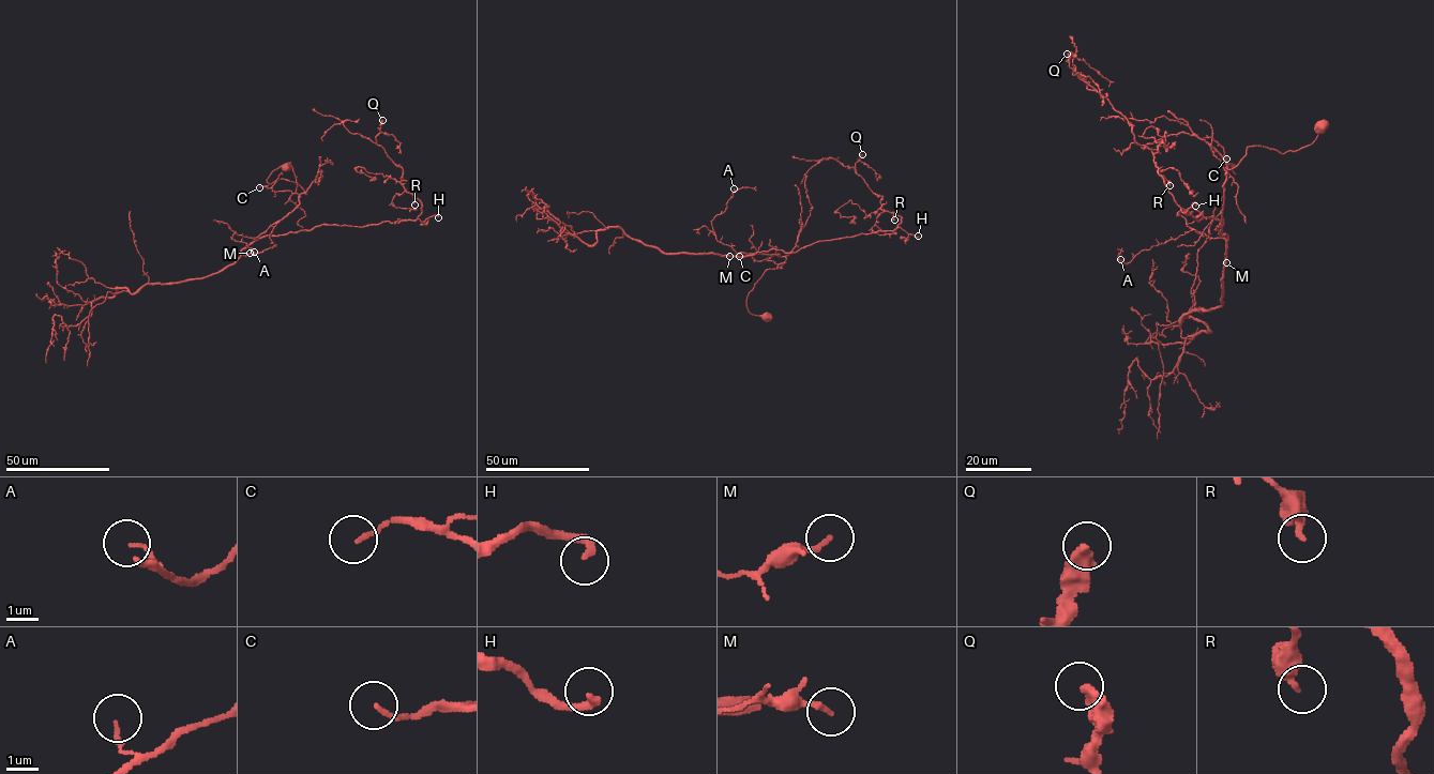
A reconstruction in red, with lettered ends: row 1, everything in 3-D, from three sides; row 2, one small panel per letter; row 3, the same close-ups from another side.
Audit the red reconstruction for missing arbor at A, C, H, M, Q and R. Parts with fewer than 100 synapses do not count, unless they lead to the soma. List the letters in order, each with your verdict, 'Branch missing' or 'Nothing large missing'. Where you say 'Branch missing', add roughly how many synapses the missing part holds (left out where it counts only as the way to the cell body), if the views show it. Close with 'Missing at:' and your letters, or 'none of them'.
A: Nothing large missing
C: Nothing large missing
H: Branch missing. Roughly 200 synapses
M: Nothing large missing
Q: Nothing large missing
R: Nothing large missing
Missing at: H

